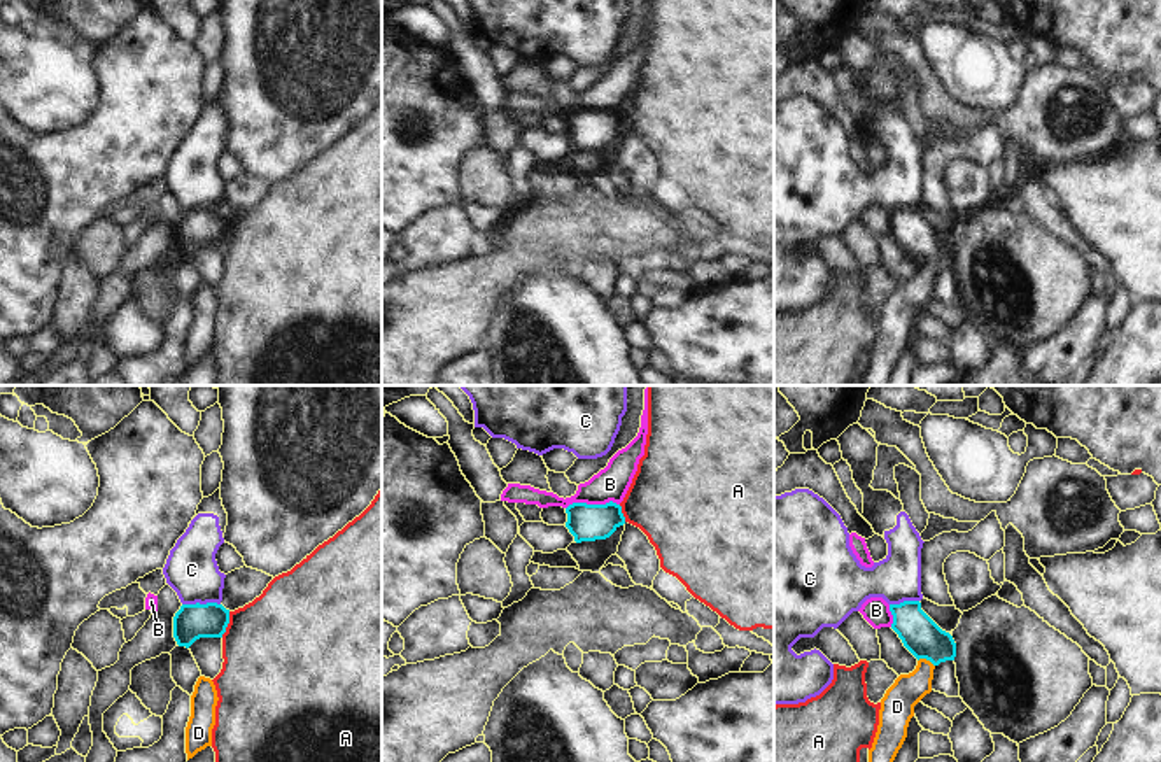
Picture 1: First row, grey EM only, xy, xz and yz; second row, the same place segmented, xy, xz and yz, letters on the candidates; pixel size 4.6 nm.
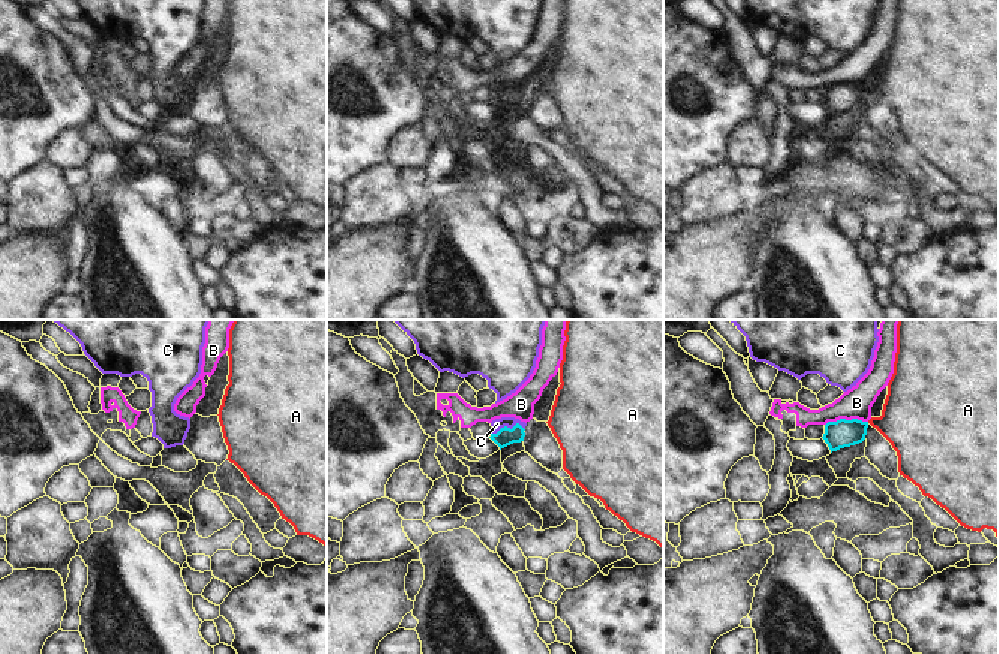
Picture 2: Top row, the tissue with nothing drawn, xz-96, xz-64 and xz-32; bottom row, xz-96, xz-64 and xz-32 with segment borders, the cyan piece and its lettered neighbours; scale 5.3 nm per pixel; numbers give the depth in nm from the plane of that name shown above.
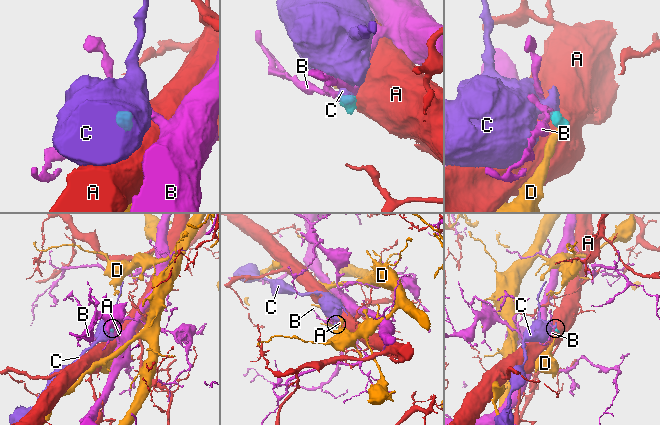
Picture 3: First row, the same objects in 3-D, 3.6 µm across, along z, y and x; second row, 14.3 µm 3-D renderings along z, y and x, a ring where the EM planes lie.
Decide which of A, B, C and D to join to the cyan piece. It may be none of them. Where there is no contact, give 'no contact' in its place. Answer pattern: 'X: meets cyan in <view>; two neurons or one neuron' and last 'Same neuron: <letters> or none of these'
A: meets cyan in xy; two neurons
B: meets cyan in xz; two neurons
C: meets cyan in xy; two neurons
D: meets cyan in yz; one neuron
Same neuron: D

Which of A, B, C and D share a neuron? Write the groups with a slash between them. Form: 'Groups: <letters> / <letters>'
Groups: A / B / C / D.

